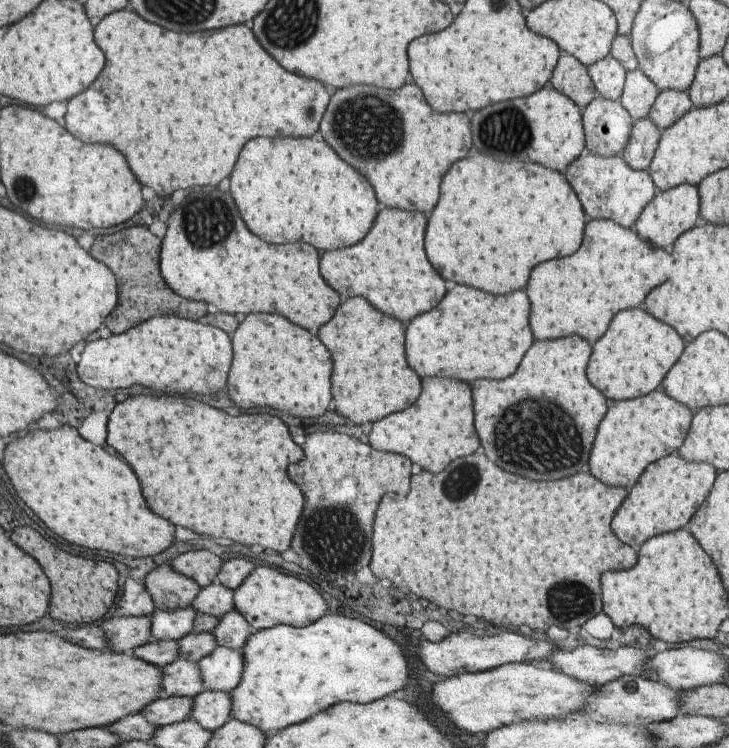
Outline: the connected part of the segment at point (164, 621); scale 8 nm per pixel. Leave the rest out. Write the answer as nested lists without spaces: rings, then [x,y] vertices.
[[[193,606],[176,610],[168,609],[166,612],[155,609],[154,614],[150,616],[152,639],[159,641],[182,639],[195,630],[197,613]]]

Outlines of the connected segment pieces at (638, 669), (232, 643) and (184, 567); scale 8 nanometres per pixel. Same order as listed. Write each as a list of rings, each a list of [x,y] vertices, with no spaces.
[[[581,643],[576,649],[570,652],[562,648],[557,649],[546,660],[552,664],[552,670],[564,672],[564,674],[568,674],[568,676],[572,676],[572,678],[576,678],[580,682],[586,682],[590,686],[600,687],[601,685],[608,684],[608,682],[612,682],[612,680],[621,678],[621,676],[642,674],[642,668],[644,668],[646,660],[652,654],[653,652],[629,646],[622,646],[617,650],[611,650],[600,649]]]
[[[232,609],[220,618],[218,626],[212,630],[212,636],[216,638],[218,647],[241,650],[252,632],[246,618],[236,609]]]
[[[196,549],[180,554],[167,563],[168,568],[176,570],[186,578],[194,579],[200,588],[204,588],[216,582],[216,574],[222,568],[223,560],[210,550]]]

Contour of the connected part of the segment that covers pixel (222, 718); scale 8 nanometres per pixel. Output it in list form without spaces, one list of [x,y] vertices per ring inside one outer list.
[[[204,690],[191,699],[194,701],[194,710],[188,720],[195,720],[208,732],[222,727],[231,718],[234,698],[230,693]]]

